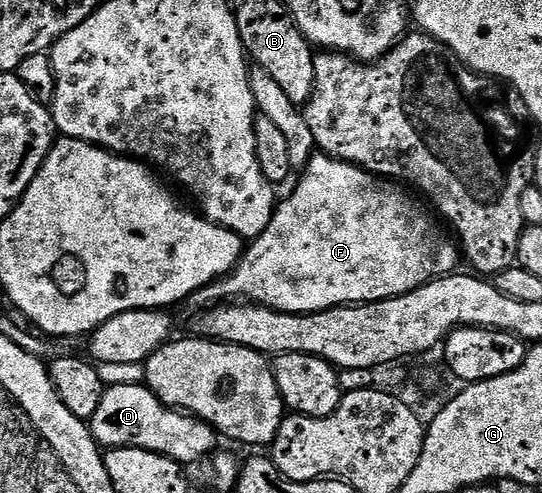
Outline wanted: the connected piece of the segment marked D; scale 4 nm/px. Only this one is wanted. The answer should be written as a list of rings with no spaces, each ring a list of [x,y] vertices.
[[[141,383],[106,387],[96,413],[88,420],[88,430],[94,434],[95,444],[99,448],[148,449],[183,465],[198,463],[205,455],[213,456],[219,450],[220,442],[220,436],[212,424],[185,411],[165,407],[154,392]]]

